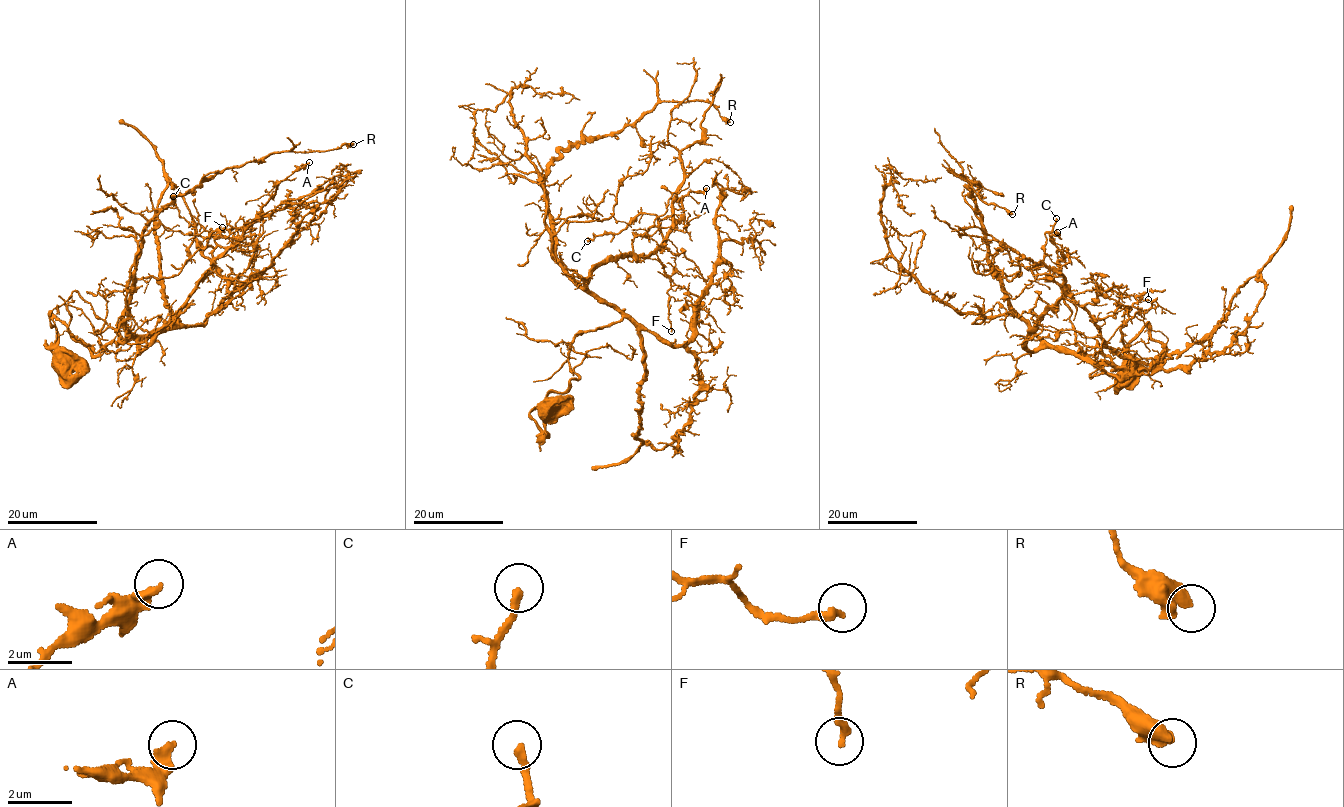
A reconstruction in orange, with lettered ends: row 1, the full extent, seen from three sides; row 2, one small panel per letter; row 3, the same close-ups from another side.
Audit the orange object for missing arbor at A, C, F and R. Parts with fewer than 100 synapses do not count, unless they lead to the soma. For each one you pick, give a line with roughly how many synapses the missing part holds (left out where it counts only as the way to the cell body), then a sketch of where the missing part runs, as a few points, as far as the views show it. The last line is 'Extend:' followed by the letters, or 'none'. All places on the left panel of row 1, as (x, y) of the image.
Extend: none

